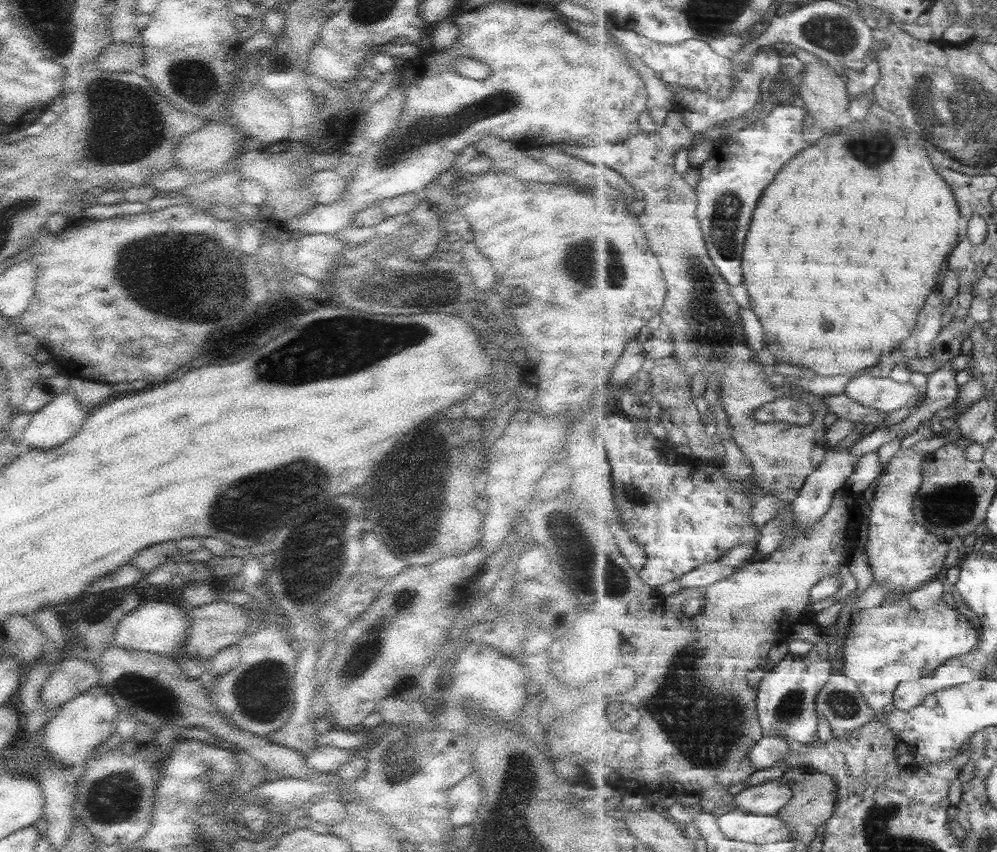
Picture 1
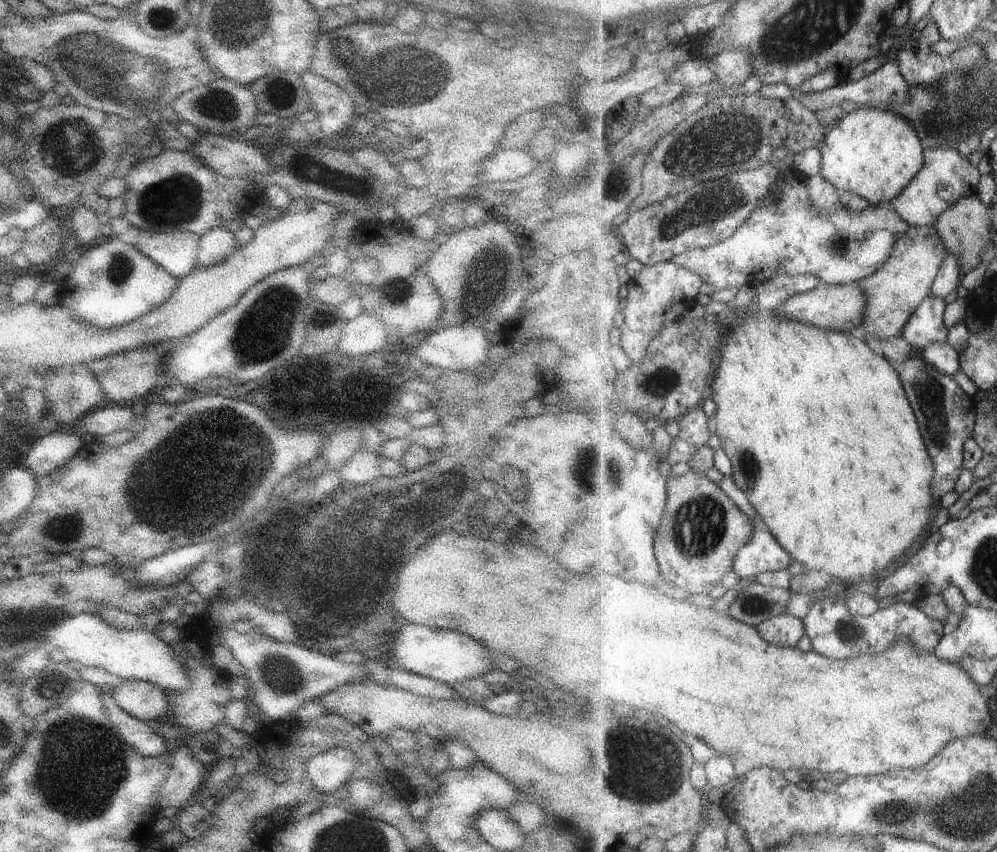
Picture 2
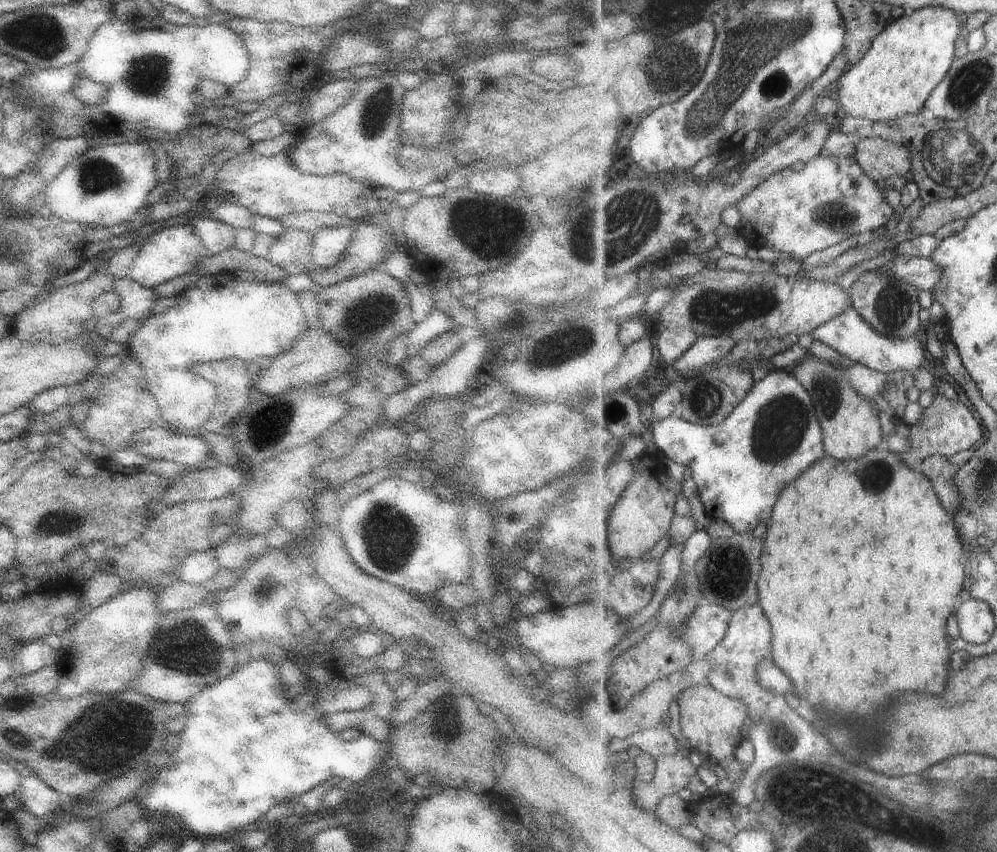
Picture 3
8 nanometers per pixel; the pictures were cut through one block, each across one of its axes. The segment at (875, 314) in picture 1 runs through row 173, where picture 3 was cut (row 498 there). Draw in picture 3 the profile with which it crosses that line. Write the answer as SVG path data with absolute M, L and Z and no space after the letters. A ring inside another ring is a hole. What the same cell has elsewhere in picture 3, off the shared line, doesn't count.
M883 446L871 450L871 452L865 454L861 458L851 458L847 462L835 462L833 456L823 456L821 460L815 462L813 470L805 470L805 478L797 478L797 482L793 482L793 486L789 486L789 490L785 490L785 494L781 496L781 502L777 502L777 510L773 510L773 522L769 524L769 530L767 530L767 542L765 542L765 550L763 550L763 570L761 570L761 578L759 578L759 596L761 596L761 606L773 626L773 660L777 664L777 668L781 668L793 682L793 692L807 700L811 704L811 708L815 710L815 714L819 714L821 718L825 718L827 722L843 722L847 718L867 718L867 716L875 716L879 712L885 712L893 698L897 698L899 694L903 692L927 692L927 694L941 694L945 692L947 688L947 680L949 680L949 660L951 660L951 652L949 652L949 632L947 632L947 620L951 616L955 616L959 612L961 606L964 605L966 601L964 599L963 590L965 588L965 582L967 582L967 574L969 574L969 559L965 558L965 548L959 540L959 534L957 534L957 528L955 528L954 514L947 512L943 506L941 506L941 498L937 496L935 488L933 488L933 480L929 476L925 476L923 472L917 470L911 470L905 462L902 460L902 456L899 453L890 452Z

